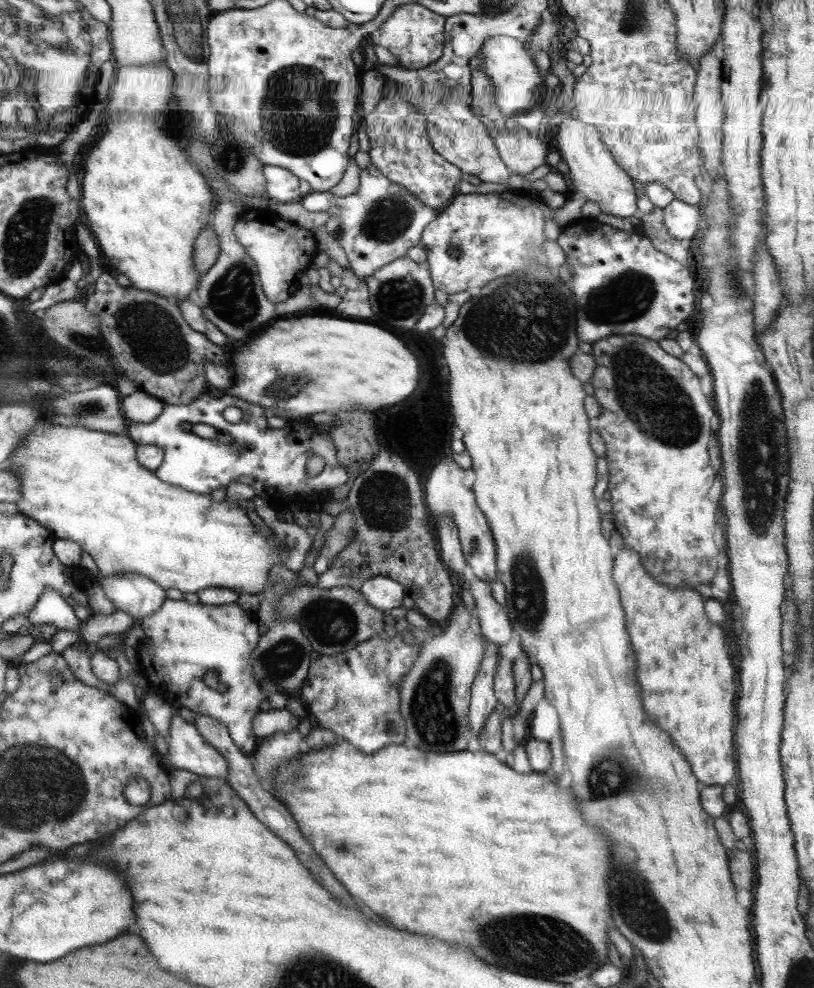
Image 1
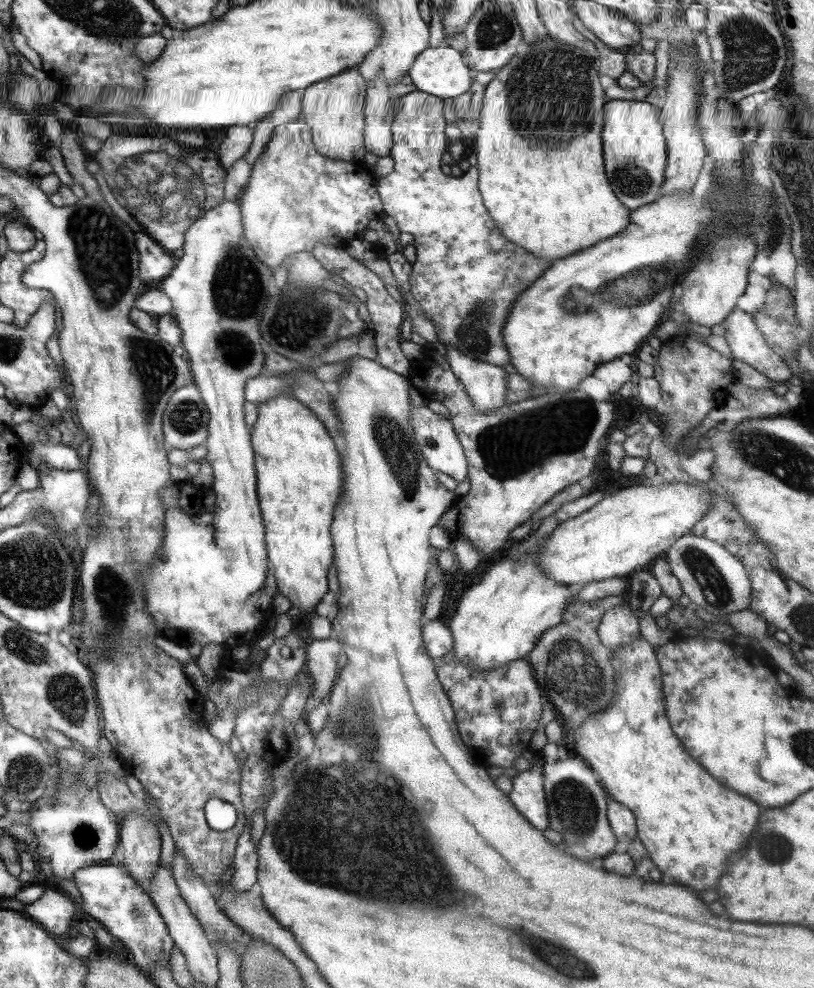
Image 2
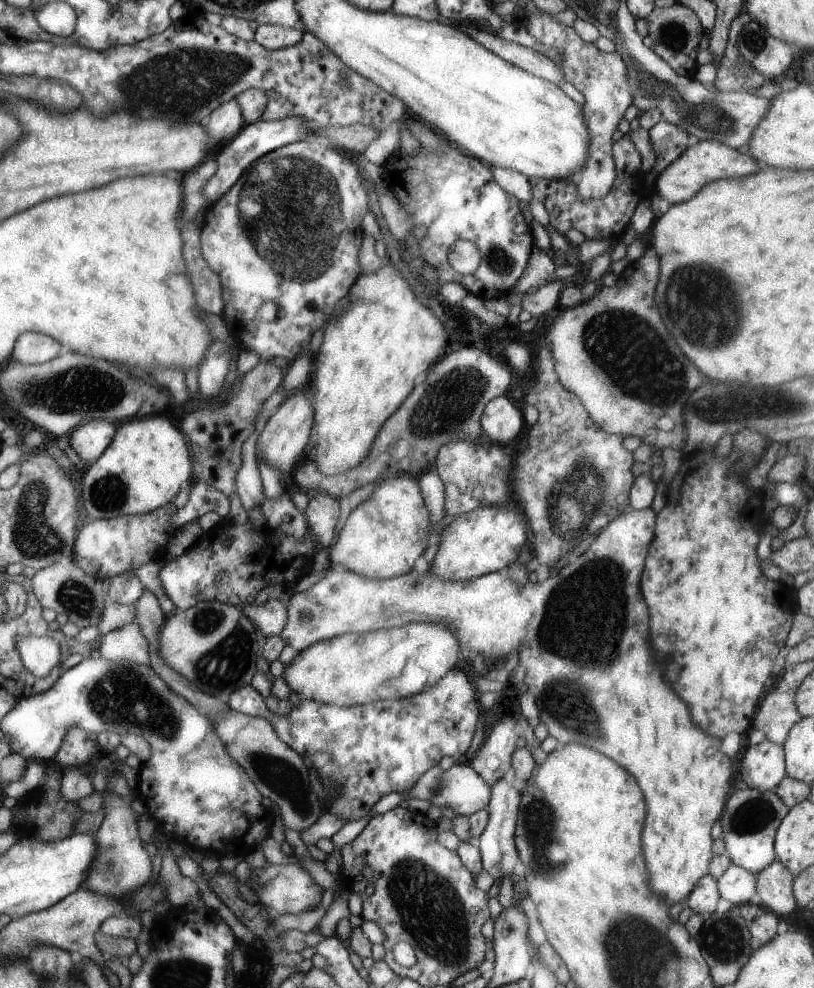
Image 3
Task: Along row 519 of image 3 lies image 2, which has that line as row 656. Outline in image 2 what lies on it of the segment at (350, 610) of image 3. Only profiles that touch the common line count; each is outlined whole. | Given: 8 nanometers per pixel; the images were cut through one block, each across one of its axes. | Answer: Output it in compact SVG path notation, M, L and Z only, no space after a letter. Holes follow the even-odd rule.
M641 635L637 642L616 650L612 667L617 676L612 704L602 710L602 714L588 716L588 720L576 730L570 730L574 741L564 754L586 761L609 796L634 812L637 838L646 846L648 856L660 872L672 876L676 884L688 884L696 890L706 890L720 880L728 858L744 848L744 842L754 830L754 822L758 824L760 808L754 806L752 800L728 790L718 780L714 780L698 762L688 756L682 742L670 730L656 648Z

